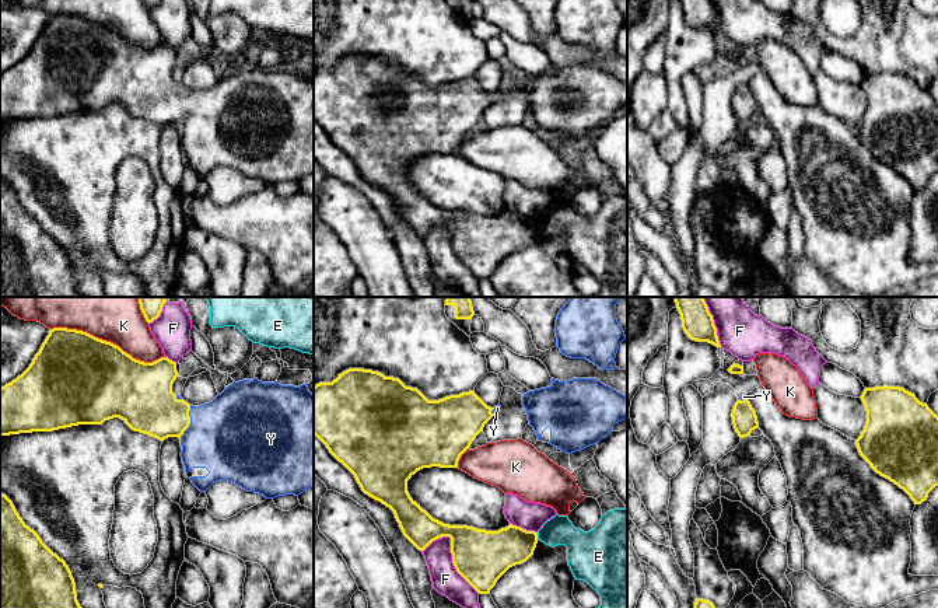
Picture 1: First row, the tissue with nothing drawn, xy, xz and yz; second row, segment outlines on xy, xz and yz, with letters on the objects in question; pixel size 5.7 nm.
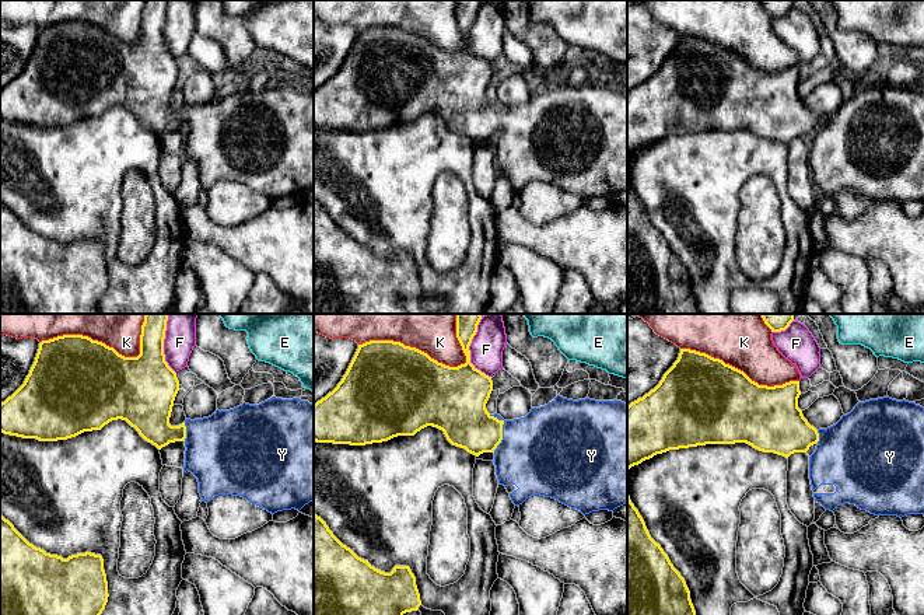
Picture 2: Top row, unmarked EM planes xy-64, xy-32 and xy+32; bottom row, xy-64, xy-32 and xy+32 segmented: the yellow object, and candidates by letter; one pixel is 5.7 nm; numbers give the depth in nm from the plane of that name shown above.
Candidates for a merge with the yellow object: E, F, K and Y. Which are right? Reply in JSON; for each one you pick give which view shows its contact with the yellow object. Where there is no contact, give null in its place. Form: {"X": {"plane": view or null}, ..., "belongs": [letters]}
{"Y": {"plane": "xy"}, "belongs": ["Y"]}

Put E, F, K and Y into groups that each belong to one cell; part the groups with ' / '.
E / F / K / Y

